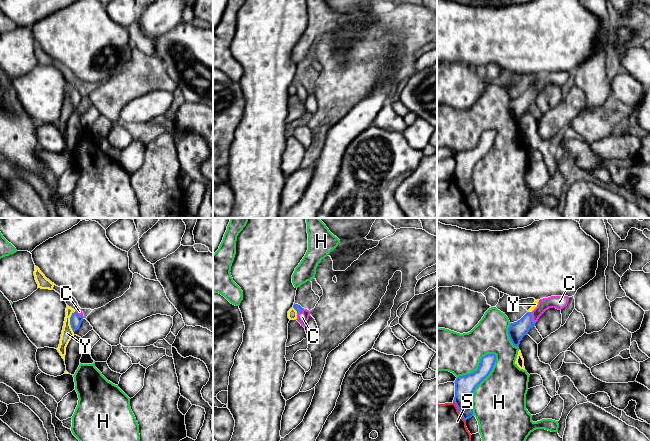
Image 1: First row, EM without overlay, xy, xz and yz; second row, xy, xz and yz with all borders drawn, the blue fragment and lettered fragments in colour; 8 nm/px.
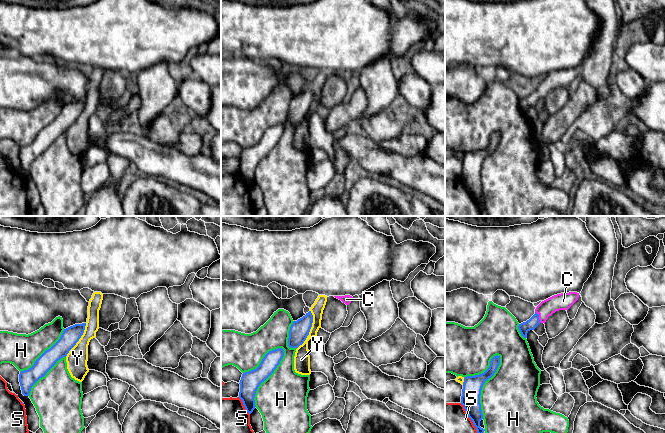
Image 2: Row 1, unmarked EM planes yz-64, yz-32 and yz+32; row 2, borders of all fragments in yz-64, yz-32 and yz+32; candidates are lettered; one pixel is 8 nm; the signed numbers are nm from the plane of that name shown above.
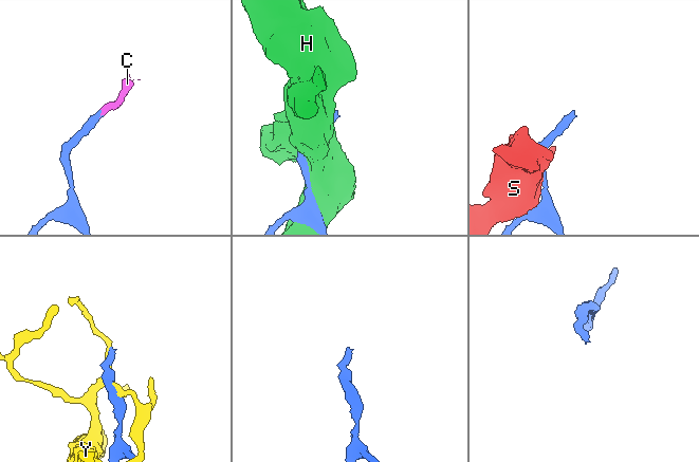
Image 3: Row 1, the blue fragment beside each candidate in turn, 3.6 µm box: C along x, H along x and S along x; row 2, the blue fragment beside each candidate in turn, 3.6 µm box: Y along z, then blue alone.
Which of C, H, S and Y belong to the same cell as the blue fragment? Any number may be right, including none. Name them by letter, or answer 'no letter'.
C

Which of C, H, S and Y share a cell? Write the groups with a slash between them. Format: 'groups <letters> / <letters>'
groups C / H / S / Y

